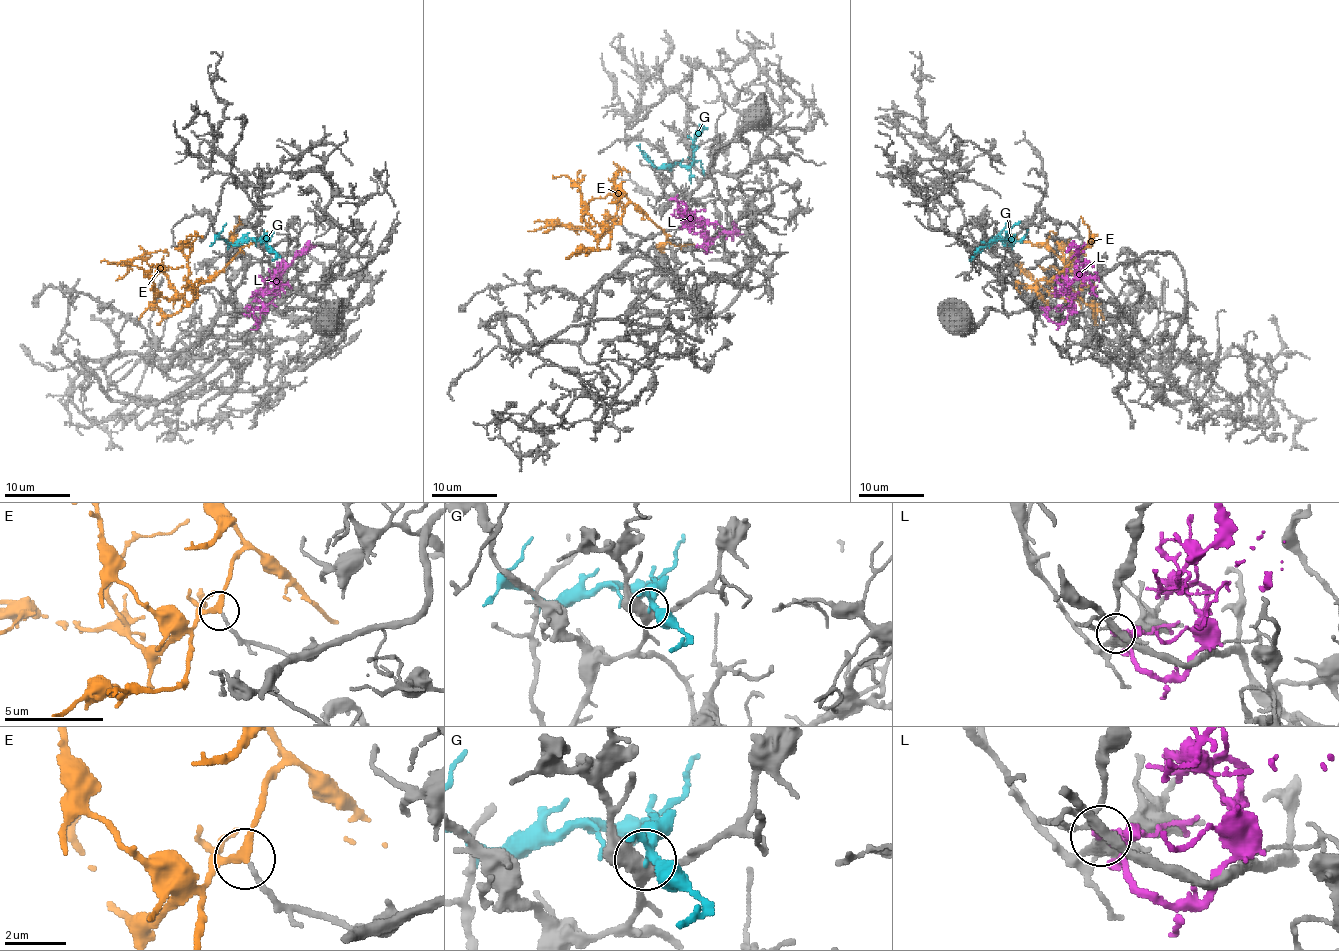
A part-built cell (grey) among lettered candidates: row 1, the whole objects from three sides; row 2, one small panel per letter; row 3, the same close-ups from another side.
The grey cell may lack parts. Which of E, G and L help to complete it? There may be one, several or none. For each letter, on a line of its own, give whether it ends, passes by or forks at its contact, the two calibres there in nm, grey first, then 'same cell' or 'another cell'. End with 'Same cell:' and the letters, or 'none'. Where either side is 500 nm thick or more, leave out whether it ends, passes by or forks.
E: it forks | 150/170 nm | same cell
G: it forks | 460/240 nm | another cell
L: it forks | 240/110 nm | another cell
Same cell: E

